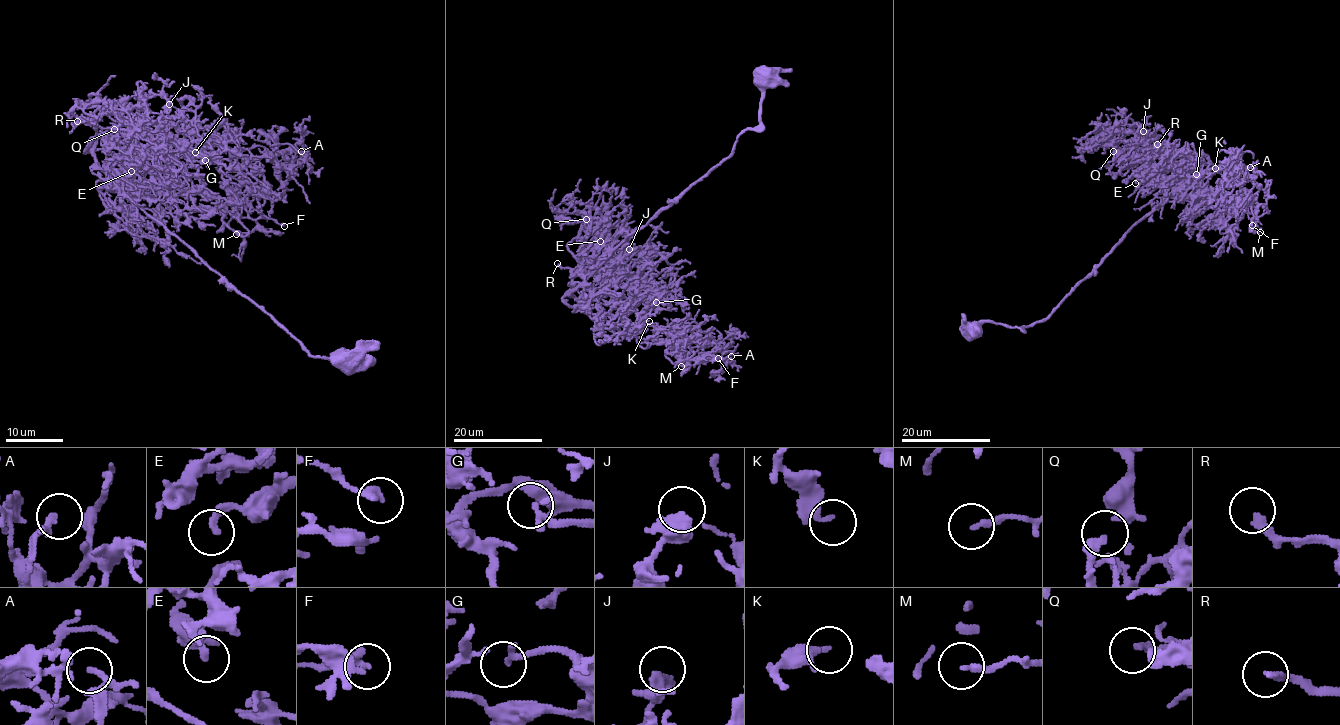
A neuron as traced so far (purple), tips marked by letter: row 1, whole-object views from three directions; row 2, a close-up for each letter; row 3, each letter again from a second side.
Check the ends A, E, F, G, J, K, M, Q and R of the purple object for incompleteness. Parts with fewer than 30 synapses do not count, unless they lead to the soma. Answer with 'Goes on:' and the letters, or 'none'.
Goes on: R

